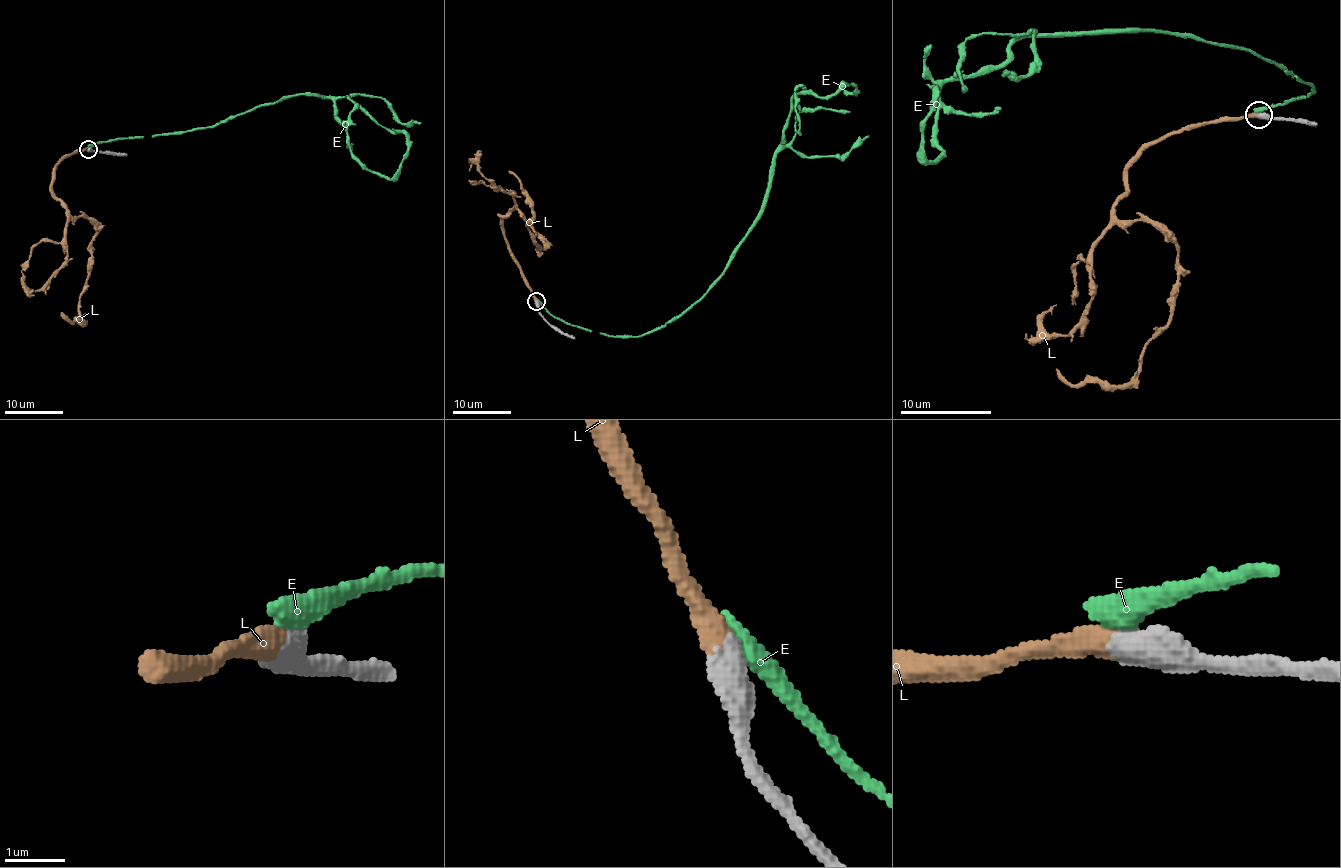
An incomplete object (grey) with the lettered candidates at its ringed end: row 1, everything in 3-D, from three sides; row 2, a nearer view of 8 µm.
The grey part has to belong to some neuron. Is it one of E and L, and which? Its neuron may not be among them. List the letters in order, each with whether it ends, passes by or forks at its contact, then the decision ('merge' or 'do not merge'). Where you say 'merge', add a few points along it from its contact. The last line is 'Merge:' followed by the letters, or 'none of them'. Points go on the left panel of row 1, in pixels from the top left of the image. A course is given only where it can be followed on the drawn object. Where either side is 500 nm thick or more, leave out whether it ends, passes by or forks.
E: do not merge
L: merge; course (88, 149), (60, 161), (52, 184), (68, 213), (85, 216), (95, 229), (79, 298), (85, 321), (60, 312)
Merge: L

